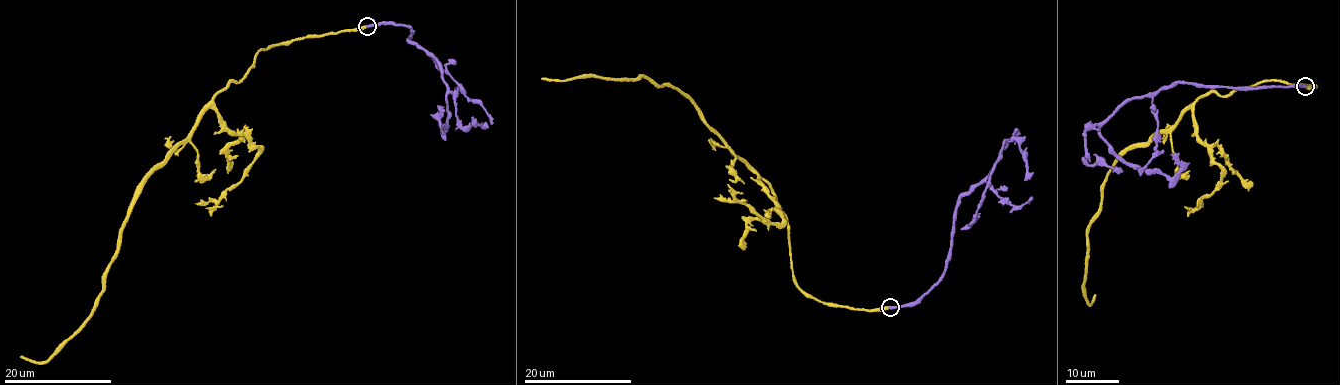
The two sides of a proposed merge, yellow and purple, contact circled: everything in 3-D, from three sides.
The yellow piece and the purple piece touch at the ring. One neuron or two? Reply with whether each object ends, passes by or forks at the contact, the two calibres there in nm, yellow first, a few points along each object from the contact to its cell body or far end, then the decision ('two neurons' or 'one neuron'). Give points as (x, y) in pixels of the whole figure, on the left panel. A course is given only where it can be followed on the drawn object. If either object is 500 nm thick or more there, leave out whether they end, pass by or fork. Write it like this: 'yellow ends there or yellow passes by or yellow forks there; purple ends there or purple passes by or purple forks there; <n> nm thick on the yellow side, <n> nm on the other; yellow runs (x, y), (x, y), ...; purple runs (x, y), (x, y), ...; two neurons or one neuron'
yellow ends there; purple ends there; 320 nm thick on the yellow side, 360 nm on the other; yellow runs (367, 26), (312, 34), (257, 53), (142, 187), (122, 225), (118, 250), (89, 320), (45, 361), (21, 356); purple runs (367, 26), (408, 27), (411, 34), (406, 40), (435, 58), (447, 88), (449, 116), (444, 130), (443, 106); one neuron

